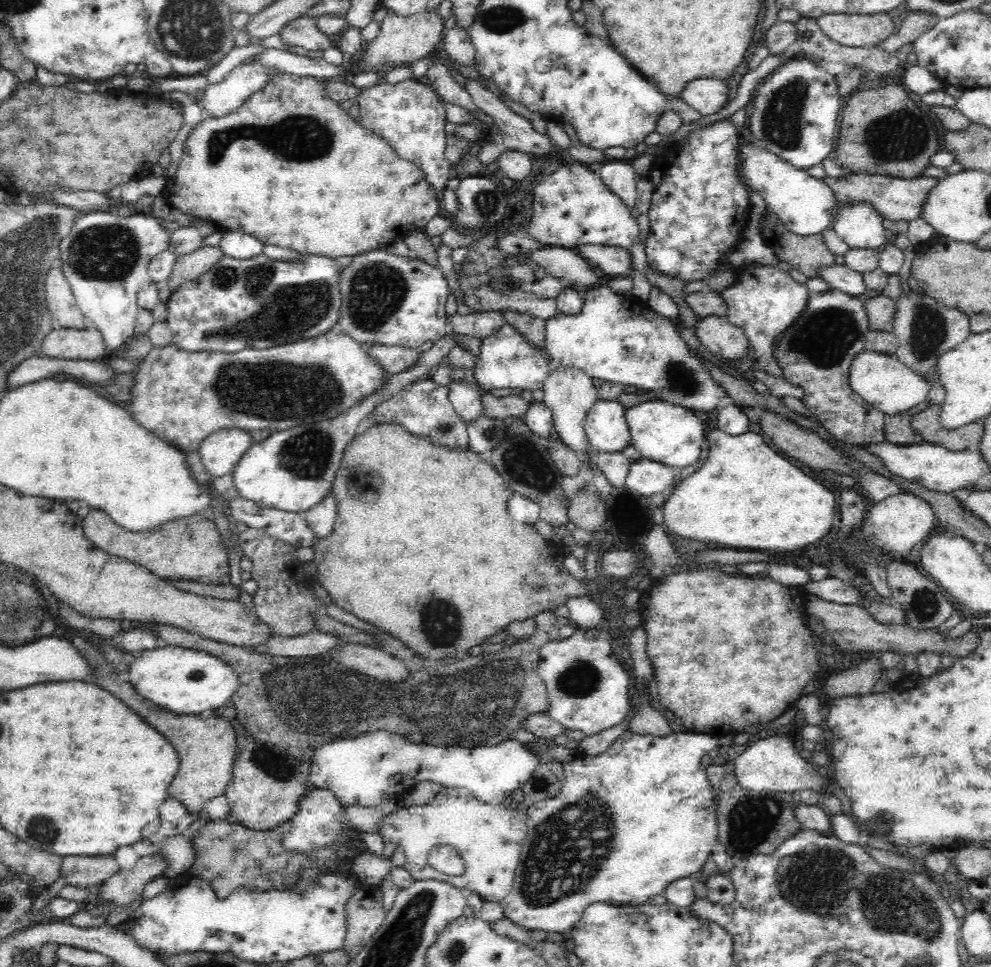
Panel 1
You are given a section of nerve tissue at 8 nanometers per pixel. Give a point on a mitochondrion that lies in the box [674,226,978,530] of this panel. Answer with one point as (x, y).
(824, 339)

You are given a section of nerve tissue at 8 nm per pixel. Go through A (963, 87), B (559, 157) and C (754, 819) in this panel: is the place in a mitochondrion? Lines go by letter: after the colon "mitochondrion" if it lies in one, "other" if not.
A: other
B: other
C: mitochondrion

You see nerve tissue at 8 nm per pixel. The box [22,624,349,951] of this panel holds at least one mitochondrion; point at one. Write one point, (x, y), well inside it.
(43, 829)

